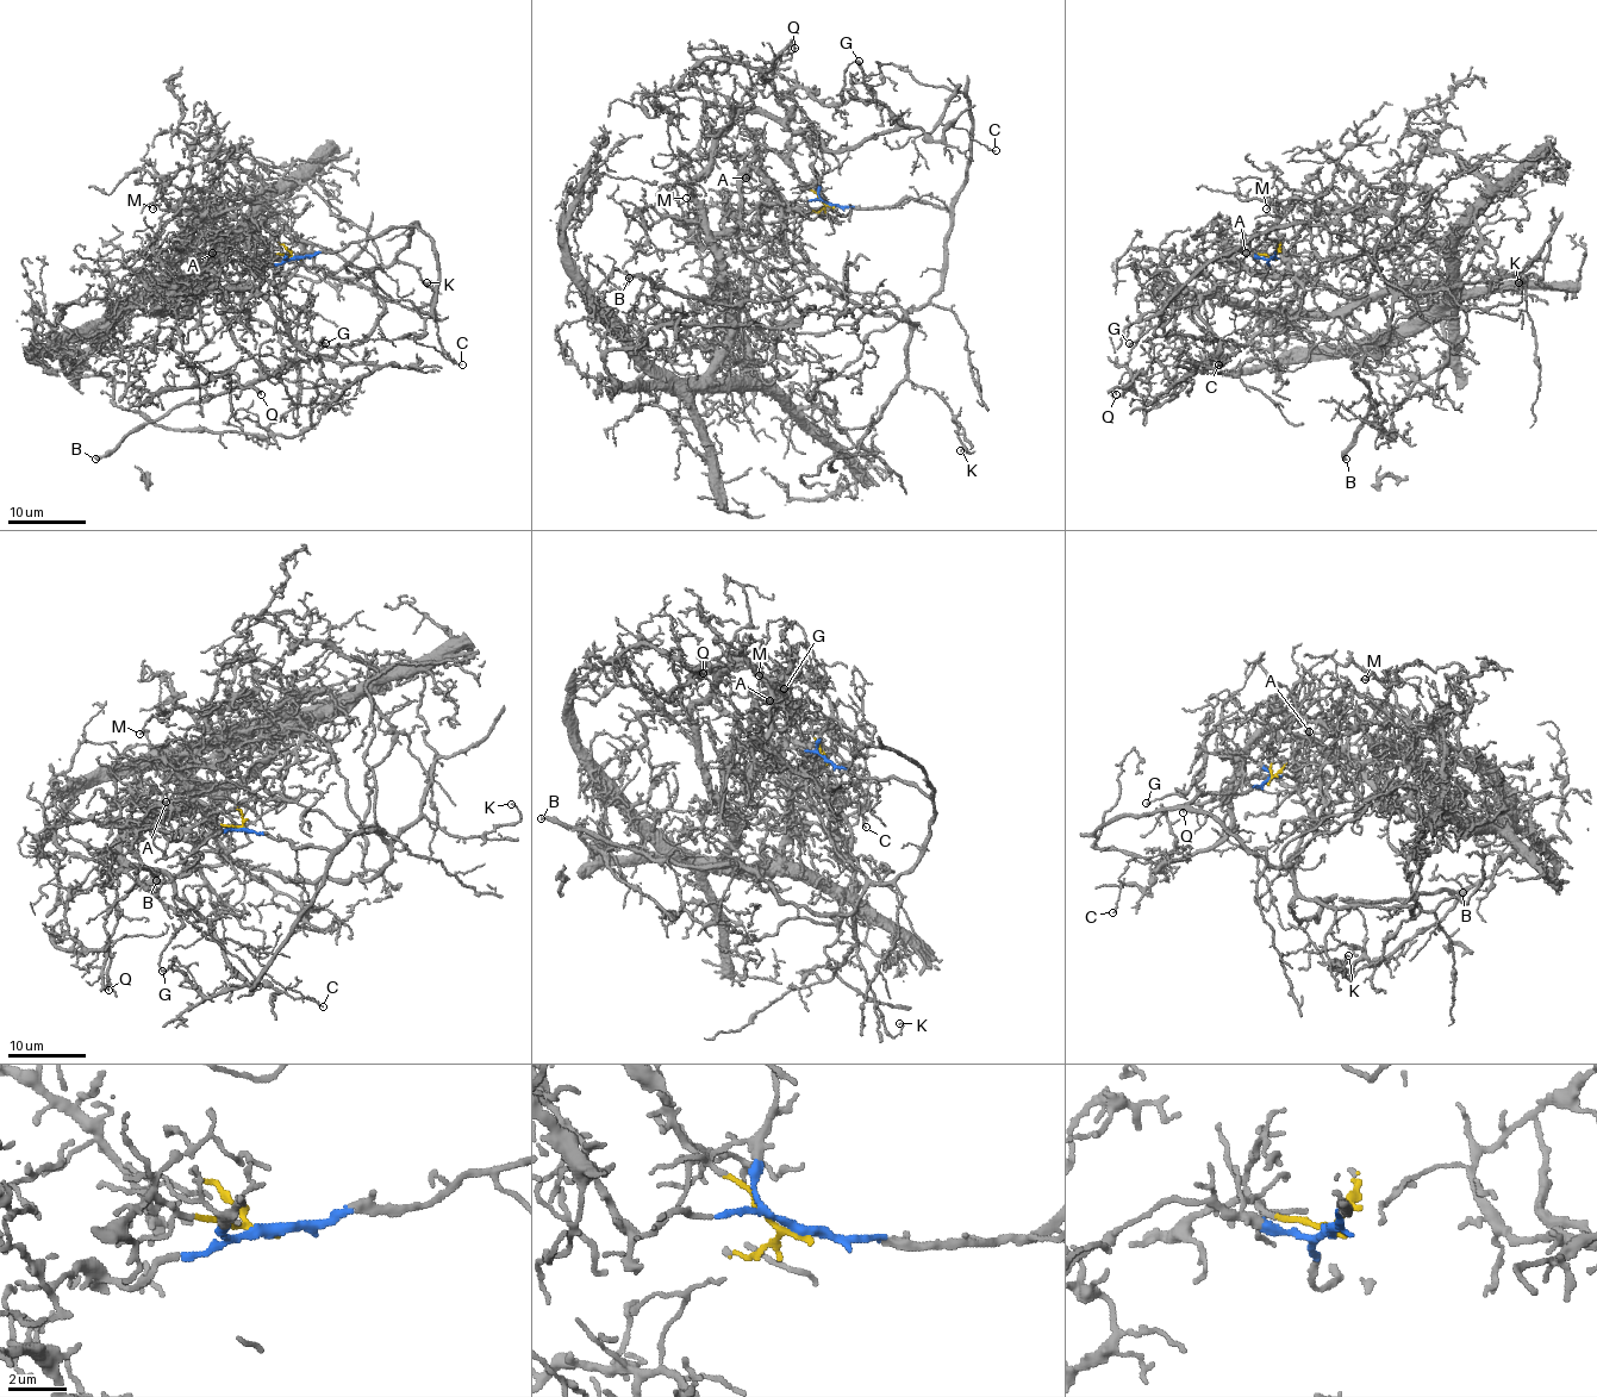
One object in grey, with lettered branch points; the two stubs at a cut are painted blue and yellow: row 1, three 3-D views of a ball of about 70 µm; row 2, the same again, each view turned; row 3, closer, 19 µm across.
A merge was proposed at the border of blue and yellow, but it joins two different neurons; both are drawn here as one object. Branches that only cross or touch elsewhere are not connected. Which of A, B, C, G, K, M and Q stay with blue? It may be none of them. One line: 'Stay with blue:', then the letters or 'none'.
Stay with blue: B, C, K

